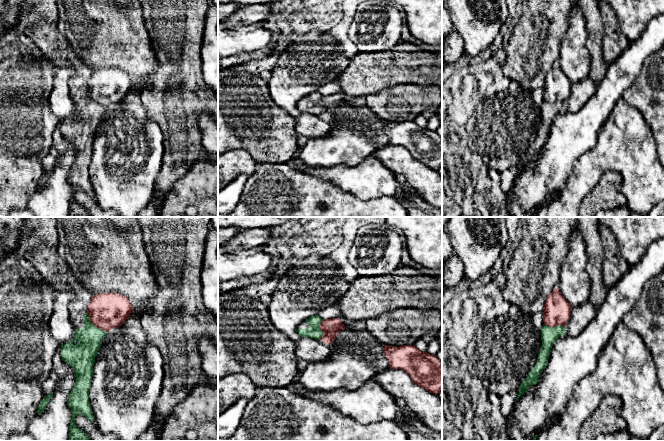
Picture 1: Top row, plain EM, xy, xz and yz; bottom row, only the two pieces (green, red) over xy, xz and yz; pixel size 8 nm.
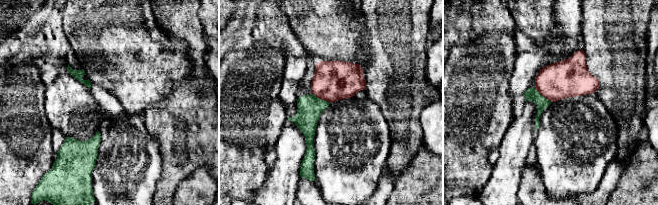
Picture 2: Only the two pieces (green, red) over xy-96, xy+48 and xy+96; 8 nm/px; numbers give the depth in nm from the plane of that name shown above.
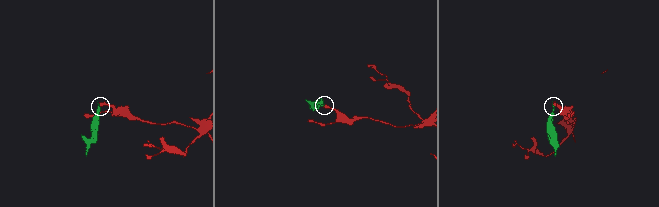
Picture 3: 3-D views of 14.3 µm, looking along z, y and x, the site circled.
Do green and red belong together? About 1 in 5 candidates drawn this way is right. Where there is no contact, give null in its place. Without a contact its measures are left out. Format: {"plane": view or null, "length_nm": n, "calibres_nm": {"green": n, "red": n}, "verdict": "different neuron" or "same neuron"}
{"plane": "xy", "length_nm": 220, "calibres_nm": {"green": 200, "red": 300}, "verdict": "different neuron"}

